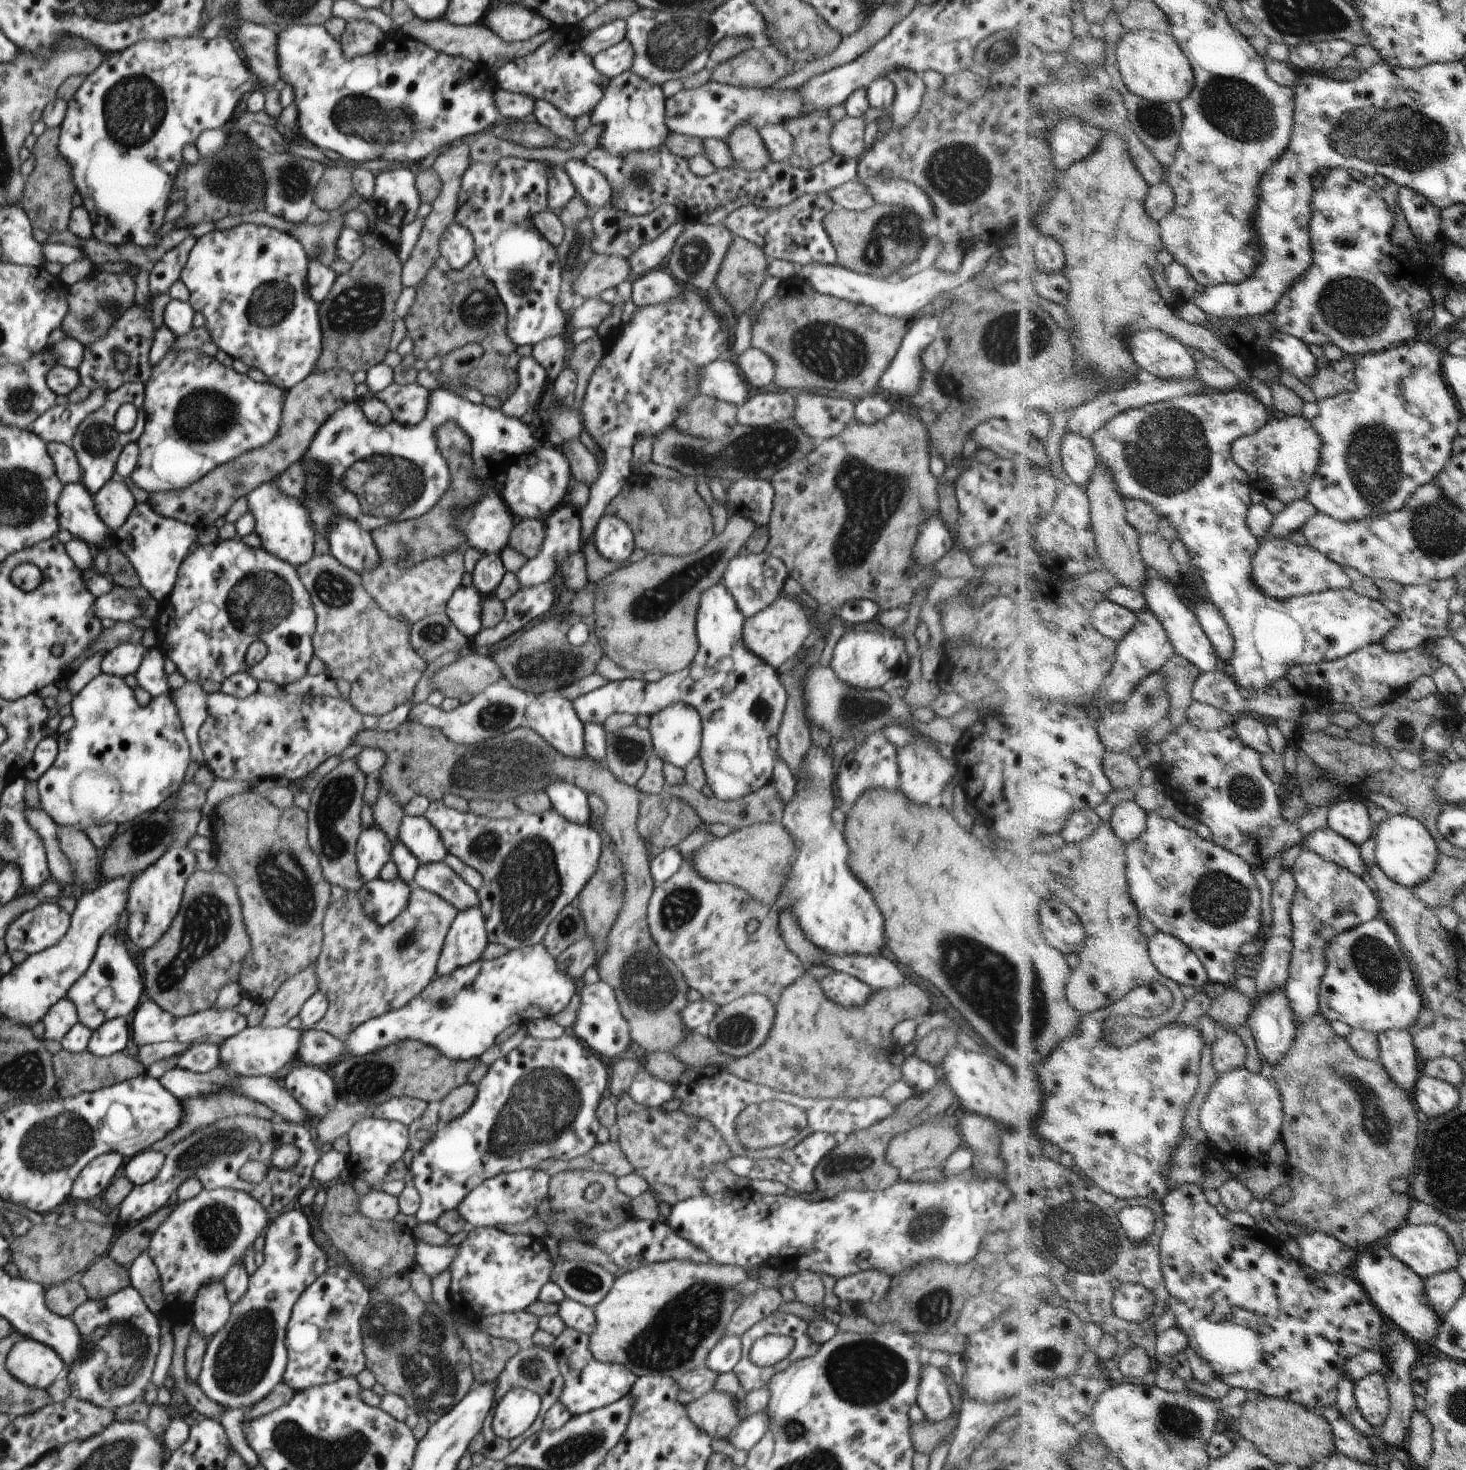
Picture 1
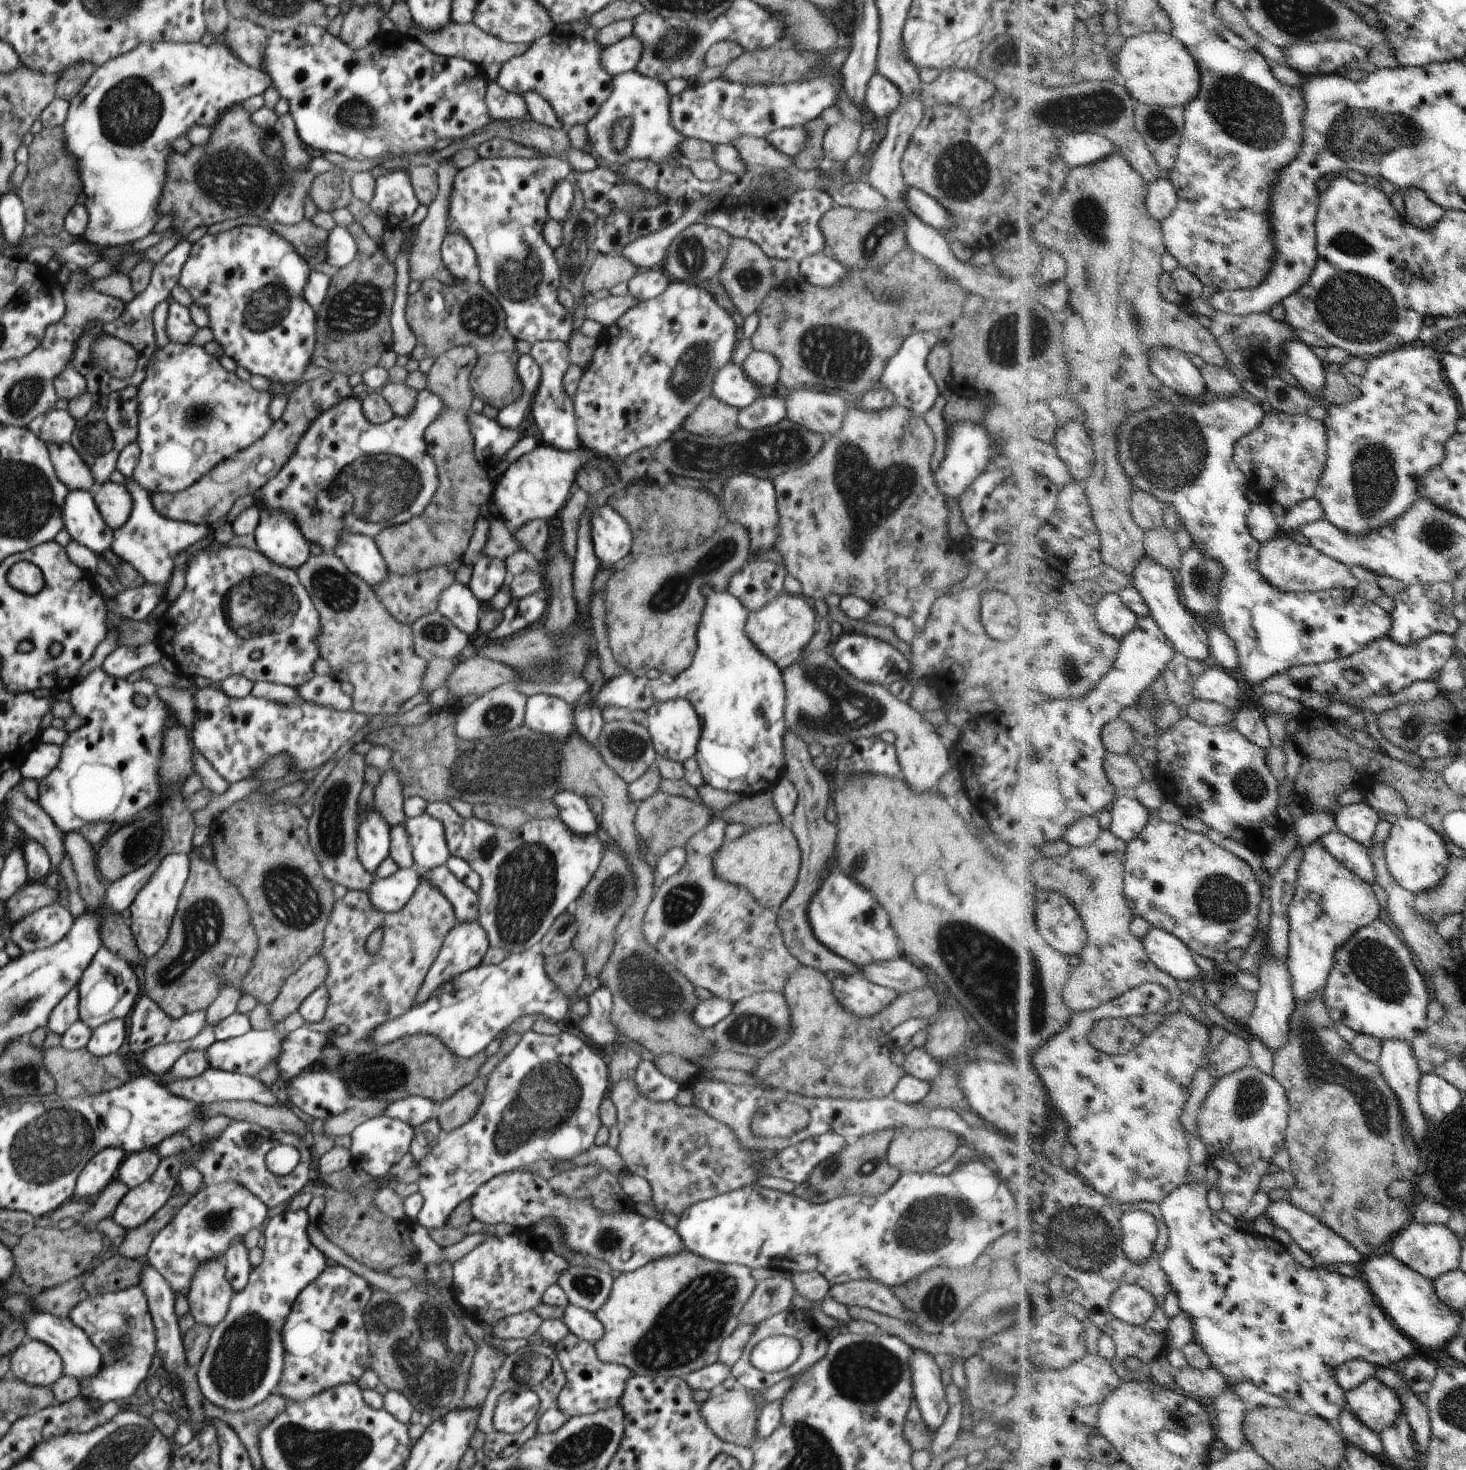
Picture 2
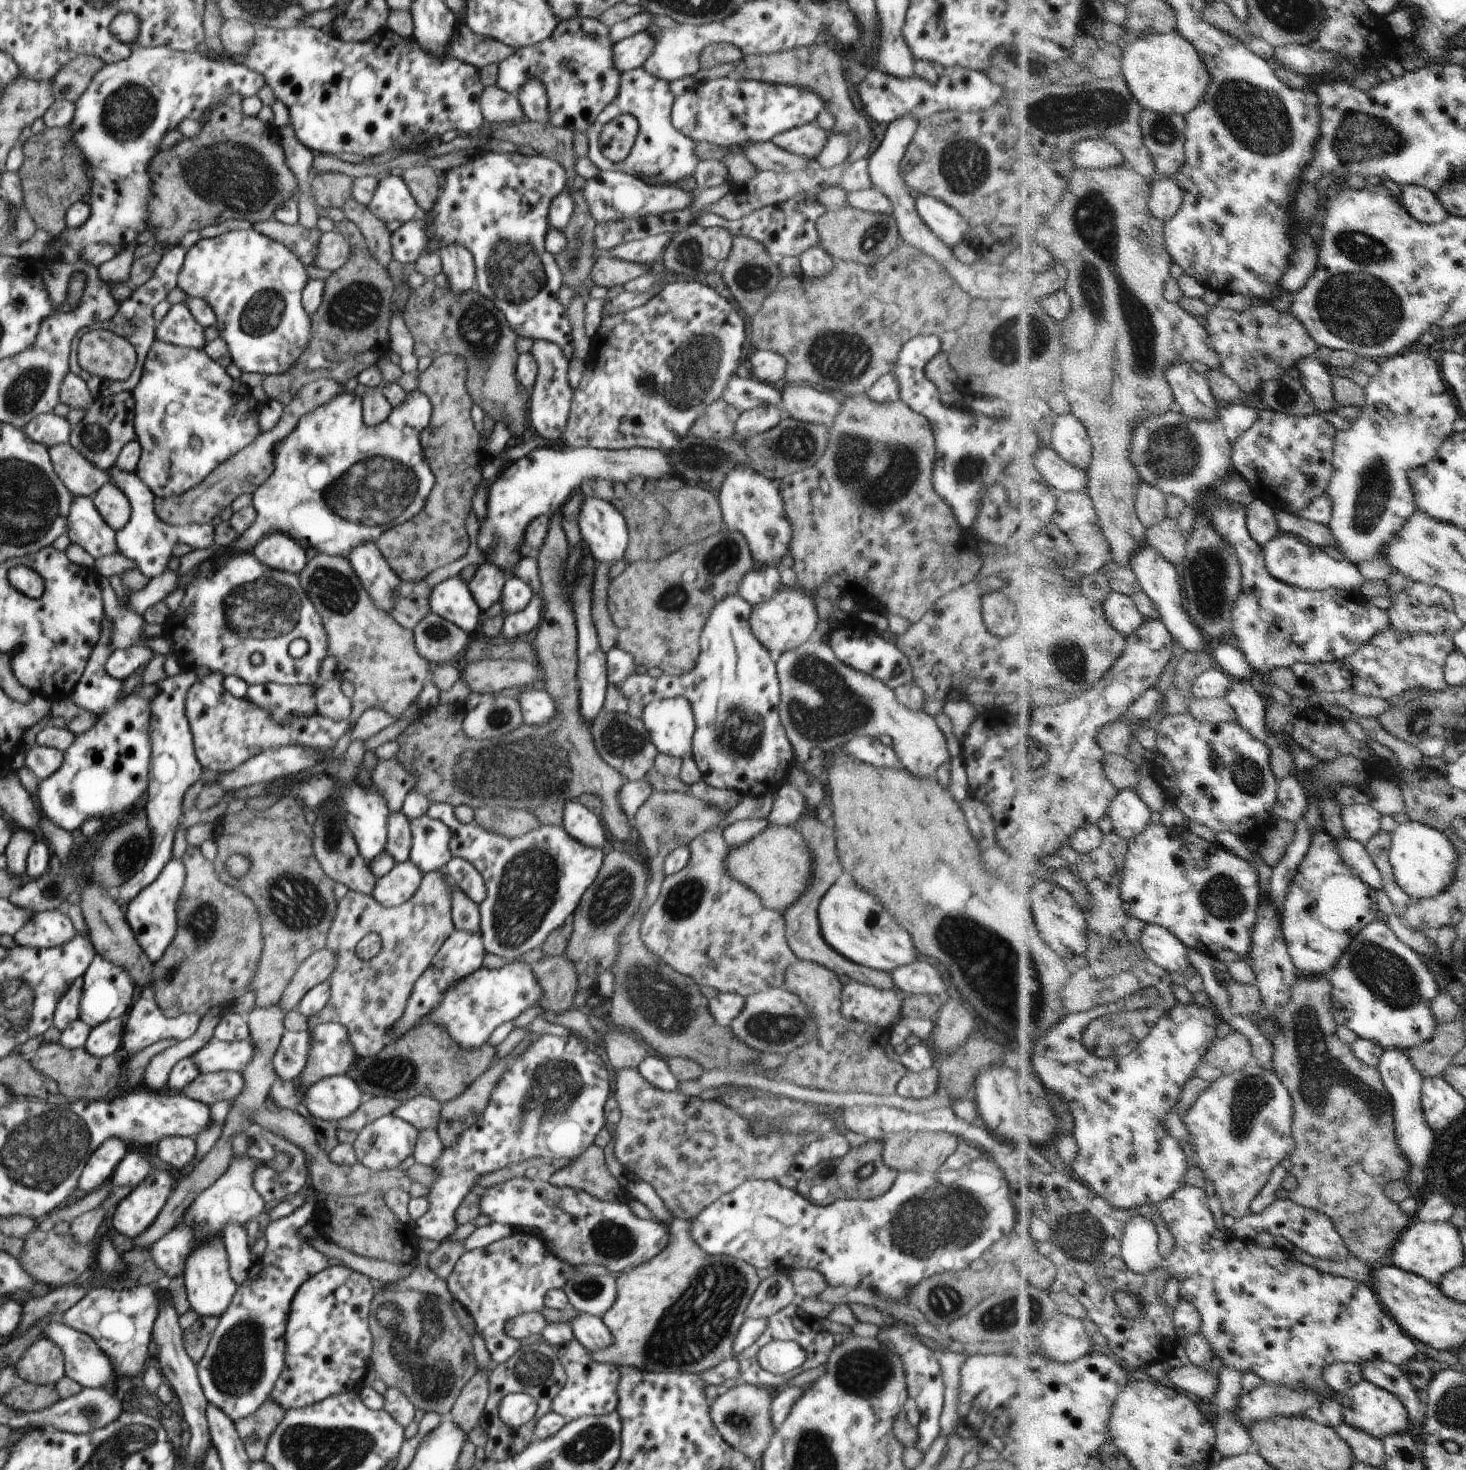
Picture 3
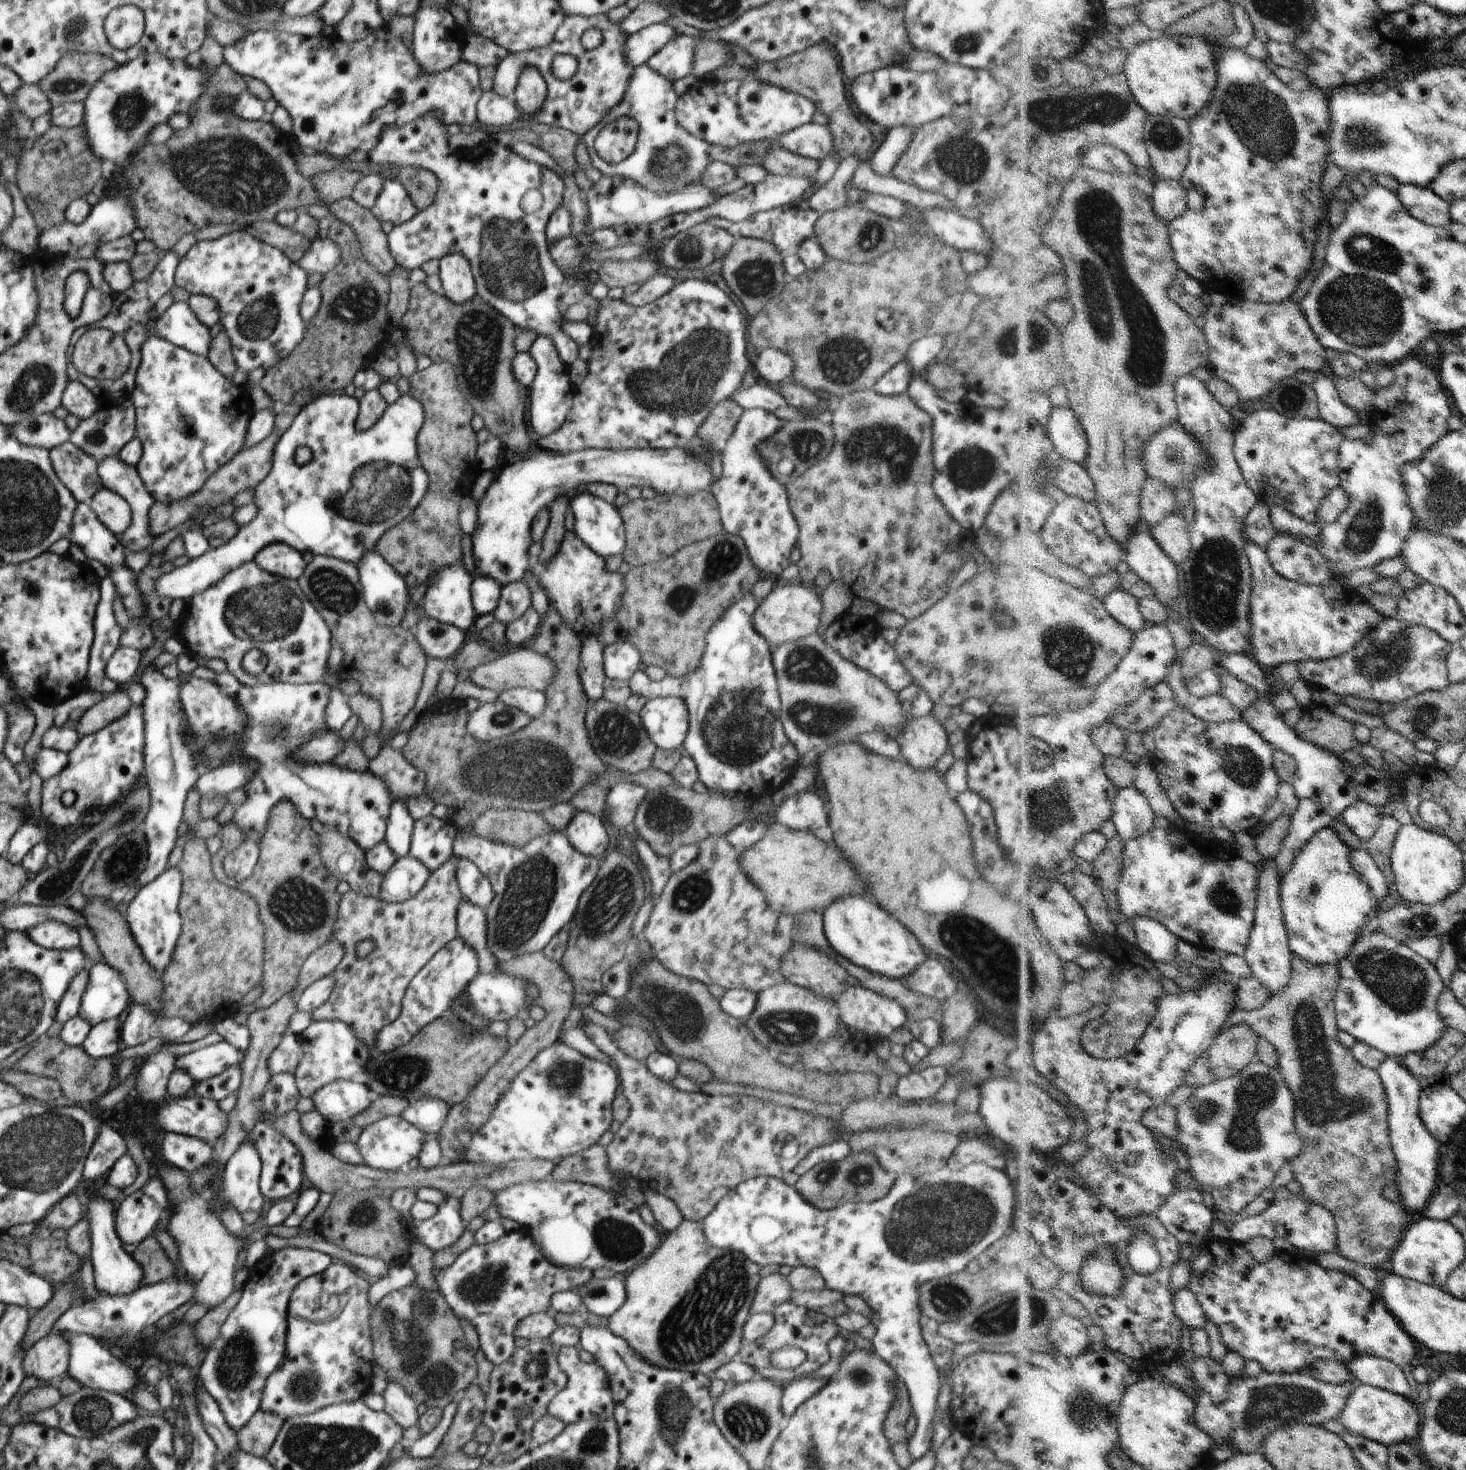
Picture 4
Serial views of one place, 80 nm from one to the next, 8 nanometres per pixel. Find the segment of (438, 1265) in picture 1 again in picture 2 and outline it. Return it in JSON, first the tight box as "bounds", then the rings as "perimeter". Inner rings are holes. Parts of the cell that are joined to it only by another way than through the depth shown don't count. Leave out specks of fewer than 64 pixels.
{"bounds":[411,1221,517,1265],"perimeter":[[[415,1221],[412,1222],[411,1241],[415,1247],[415,1256],[424,1265],[436,1264],[436,1262],[456,1262],[470,1253],[478,1244],[482,1244],[486,1238],[490,1236],[507,1236],[508,1234],[517,1232],[508,1224],[496,1224],[494,1226],[485,1226],[480,1232],[466,1236],[460,1240],[458,1244],[441,1248],[428,1236],[428,1231],[424,1226],[419,1226]]]}

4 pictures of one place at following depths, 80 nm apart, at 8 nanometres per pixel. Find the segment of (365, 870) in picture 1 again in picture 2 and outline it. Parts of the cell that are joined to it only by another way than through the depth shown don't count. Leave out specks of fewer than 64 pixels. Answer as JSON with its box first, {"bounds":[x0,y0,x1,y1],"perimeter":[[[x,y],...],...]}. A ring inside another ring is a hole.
{"bounds":[356,807,390,875],"perimeter":[[[375,807],[359,809],[356,852],[366,872],[375,875],[380,864],[389,857],[390,834],[386,820]]]}

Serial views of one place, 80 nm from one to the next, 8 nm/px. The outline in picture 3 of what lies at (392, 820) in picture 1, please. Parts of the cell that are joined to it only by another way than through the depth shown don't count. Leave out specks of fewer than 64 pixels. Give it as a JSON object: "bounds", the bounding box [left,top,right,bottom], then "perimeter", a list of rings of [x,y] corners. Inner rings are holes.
{"bounds":[371,758,418,814],"perimeter":[[[396,758],[378,762],[371,774],[372,786],[384,796],[389,814],[402,812],[404,800],[416,786],[418,776],[402,768],[402,764]]]}

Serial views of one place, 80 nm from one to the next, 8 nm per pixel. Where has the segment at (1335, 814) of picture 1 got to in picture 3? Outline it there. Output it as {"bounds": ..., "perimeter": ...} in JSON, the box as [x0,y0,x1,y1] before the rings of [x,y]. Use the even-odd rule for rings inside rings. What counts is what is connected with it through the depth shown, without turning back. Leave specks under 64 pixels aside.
{"bounds":[1343,803,1382,844],"perimeter":[[[1369,803],[1343,808],[1343,824],[1349,837],[1370,844],[1382,831],[1382,814]]]}

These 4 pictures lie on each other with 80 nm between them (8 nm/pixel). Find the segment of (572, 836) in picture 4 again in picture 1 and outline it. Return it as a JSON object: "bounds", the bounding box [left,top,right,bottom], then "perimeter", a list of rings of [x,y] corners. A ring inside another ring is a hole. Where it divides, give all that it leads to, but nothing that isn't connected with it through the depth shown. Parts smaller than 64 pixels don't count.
{"bounds":[546,780,591,824],"perimeter":[[[556,780],[546,788],[552,807],[560,816],[576,824],[589,824],[591,812],[586,792],[566,780]]]}

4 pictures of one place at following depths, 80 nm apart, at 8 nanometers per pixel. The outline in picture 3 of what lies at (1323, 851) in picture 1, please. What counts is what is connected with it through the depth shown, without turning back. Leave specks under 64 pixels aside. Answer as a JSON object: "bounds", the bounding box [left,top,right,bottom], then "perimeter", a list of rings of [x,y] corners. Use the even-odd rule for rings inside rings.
{"bounds":[1339,836,1385,891],"perimeter":[[[1344,836],[1339,838],[1340,852],[1346,864],[1350,866],[1366,882],[1376,890],[1385,891],[1384,876],[1366,844],[1354,838]]]}

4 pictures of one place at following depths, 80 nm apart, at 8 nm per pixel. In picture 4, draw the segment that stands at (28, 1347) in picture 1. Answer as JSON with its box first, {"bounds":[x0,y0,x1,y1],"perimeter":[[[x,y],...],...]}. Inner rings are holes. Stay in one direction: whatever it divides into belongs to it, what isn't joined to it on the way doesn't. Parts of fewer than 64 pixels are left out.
{"bounds":[23,1332,71,1380],"perimeter":[[[60,1332],[37,1340],[24,1354],[23,1369],[27,1376],[40,1380],[60,1379],[69,1370],[71,1346]]]}

